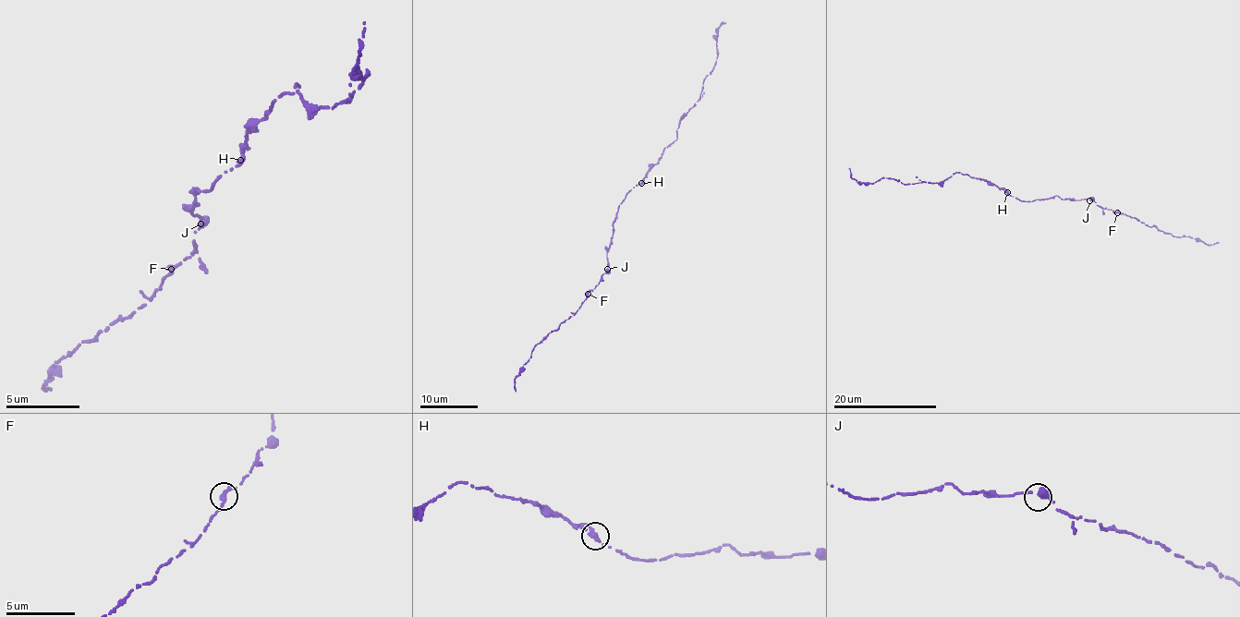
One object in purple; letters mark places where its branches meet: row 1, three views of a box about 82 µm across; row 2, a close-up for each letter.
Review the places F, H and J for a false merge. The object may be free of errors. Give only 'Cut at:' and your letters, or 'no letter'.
Cut at: no letter

